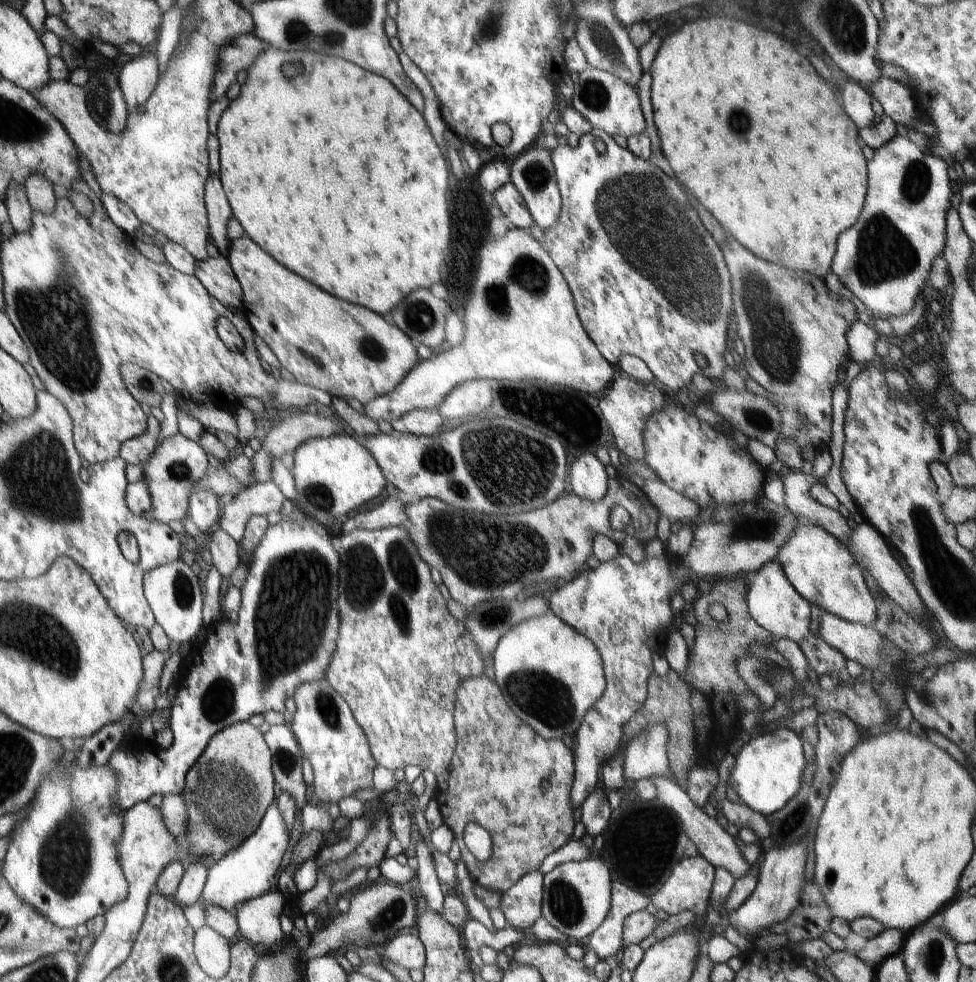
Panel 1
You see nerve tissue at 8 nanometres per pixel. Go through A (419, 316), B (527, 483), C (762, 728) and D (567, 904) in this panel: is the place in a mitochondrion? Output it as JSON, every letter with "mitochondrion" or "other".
{"A":"mitochondrion","B":"mitochondrion","C":"other","D":"mitochondrion"}

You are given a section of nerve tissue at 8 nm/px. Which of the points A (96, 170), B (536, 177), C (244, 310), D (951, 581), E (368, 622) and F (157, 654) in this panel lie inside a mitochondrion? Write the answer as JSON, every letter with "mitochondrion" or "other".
{"A":"other","B":"mitochondrion","C":"other","D":"mitochondrion","E":"other","F":"other"}

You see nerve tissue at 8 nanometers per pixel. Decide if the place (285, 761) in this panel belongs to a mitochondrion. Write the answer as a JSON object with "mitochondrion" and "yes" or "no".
{"mitochondrion":"yes"}

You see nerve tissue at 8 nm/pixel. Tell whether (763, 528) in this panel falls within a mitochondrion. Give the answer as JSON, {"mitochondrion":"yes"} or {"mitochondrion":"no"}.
{"mitochondrion":"yes"}

